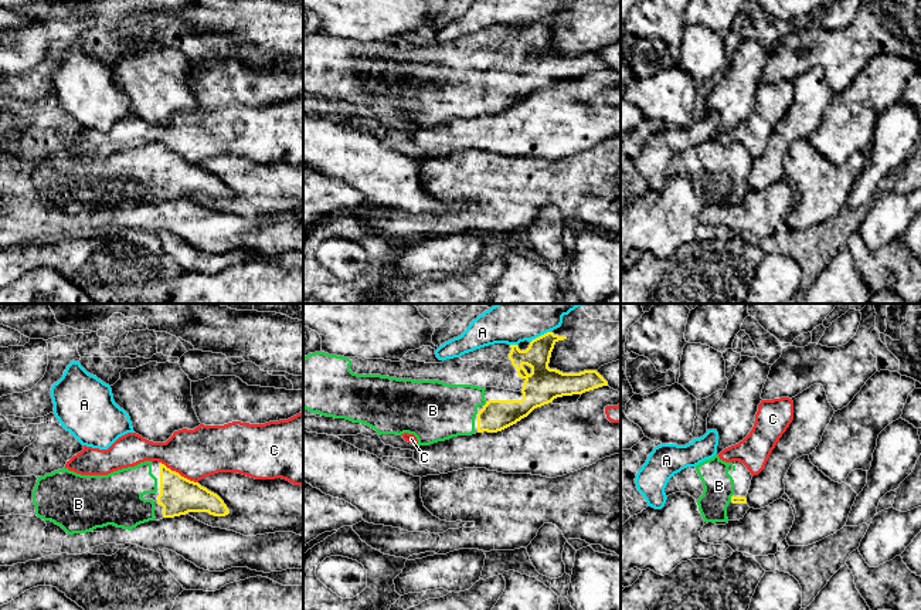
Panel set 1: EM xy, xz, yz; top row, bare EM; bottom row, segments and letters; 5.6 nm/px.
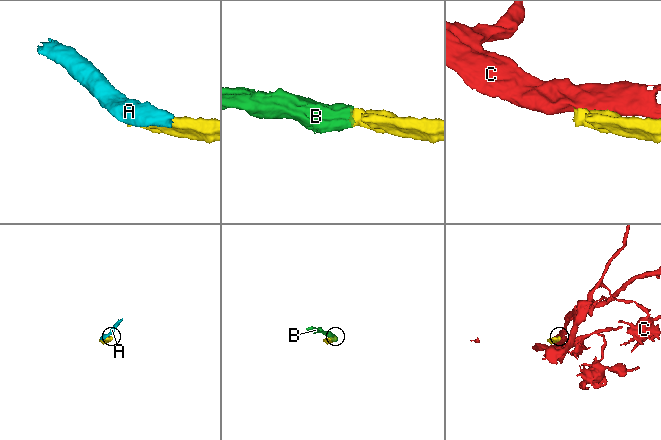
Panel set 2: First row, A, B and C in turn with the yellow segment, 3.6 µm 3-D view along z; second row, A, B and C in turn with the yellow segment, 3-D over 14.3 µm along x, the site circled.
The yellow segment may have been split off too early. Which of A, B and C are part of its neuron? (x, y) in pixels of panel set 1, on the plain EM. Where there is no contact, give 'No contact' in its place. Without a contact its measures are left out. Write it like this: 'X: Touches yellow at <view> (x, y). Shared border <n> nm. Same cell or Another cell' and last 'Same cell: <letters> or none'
A: Touches yellow at xz (541, 17). Shared border 140 nm. Another cell
B: Touches yellow at xz (485, 87). Shared border 40 nm. Same cell
C: Touches yellow at xy (177, 155). Shared border 240 nm. Another cell
Same cell: B

